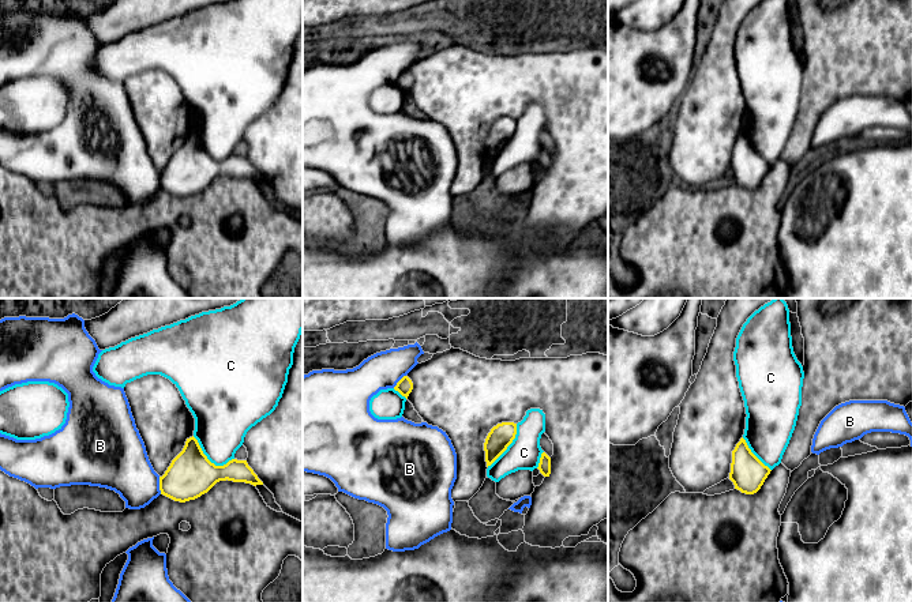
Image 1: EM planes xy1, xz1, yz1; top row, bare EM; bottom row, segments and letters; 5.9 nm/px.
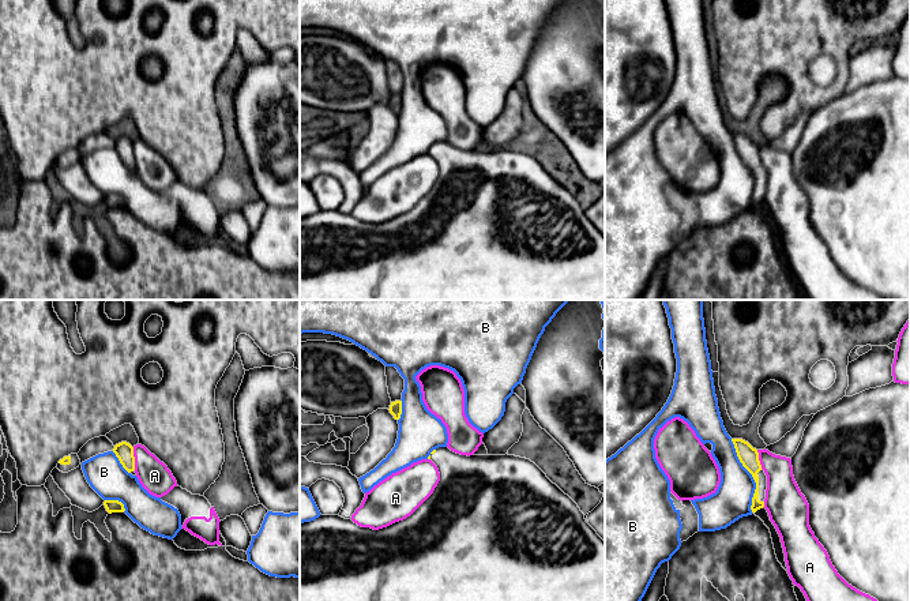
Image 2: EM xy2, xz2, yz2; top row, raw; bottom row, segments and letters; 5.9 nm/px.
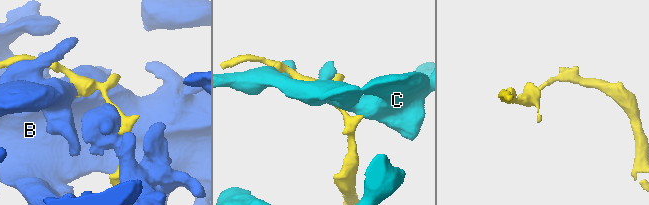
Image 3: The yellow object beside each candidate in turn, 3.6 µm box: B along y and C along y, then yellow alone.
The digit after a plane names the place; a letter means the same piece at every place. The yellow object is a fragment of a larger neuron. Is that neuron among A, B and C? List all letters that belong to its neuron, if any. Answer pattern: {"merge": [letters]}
{"merge": []}

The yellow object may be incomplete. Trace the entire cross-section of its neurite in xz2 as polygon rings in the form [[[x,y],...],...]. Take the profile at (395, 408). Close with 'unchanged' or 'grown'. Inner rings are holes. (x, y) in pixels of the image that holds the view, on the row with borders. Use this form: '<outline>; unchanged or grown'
[[[386,367],[387,387],[391,398],[390,413],[395,420],[402,414],[402,392],[405,390],[405,379],[395,367]]]; grown

